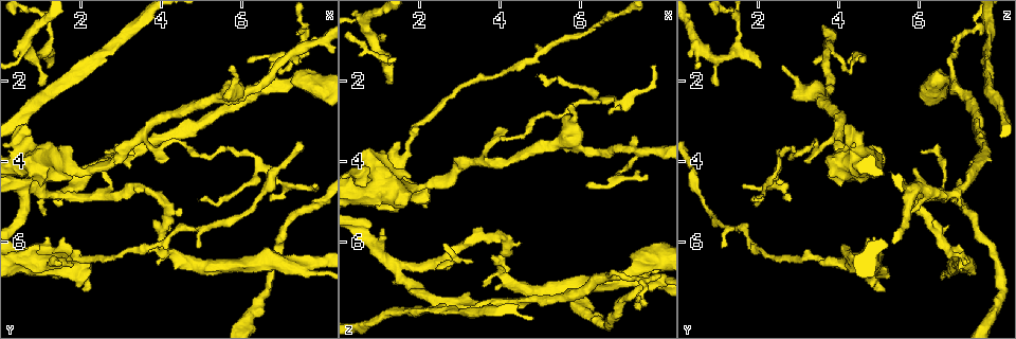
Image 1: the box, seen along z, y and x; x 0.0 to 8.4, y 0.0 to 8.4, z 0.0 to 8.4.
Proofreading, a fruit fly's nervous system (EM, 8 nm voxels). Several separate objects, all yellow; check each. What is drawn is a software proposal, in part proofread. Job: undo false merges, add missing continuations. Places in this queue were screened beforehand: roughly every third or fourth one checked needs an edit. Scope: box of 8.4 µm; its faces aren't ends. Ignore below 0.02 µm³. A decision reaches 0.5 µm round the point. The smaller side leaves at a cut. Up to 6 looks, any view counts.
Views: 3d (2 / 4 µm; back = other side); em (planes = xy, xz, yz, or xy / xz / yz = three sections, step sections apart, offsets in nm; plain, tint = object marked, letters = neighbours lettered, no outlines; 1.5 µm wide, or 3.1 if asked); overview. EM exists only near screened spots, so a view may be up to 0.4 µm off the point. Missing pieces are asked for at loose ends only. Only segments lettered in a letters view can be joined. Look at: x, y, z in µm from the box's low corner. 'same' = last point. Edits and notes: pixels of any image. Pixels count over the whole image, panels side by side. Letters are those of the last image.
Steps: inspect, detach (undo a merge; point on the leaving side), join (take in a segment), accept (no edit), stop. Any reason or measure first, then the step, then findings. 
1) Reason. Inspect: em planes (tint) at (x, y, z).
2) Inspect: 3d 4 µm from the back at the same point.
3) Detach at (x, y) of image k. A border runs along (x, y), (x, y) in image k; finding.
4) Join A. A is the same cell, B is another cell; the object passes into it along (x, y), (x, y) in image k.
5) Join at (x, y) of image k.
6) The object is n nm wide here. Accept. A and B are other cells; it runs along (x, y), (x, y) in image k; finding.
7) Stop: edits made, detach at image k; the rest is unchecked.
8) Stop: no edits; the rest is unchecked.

Thin end. Inspect: em planes (letters) at (6.70, 4.90, 2.90).

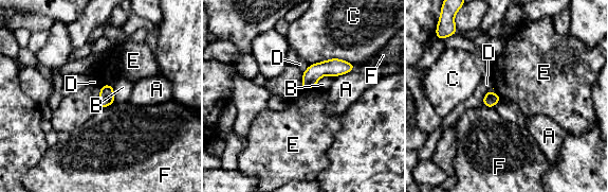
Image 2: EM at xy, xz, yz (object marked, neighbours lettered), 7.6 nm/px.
Accept. A, B, C, D, E and F are other cells; it runs along (350, 67), (323, 68), (305, 86) in image 2; none of them fits.

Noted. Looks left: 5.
Free end. Inspect: em planes (letters) at (5.70, 1.55, 2.65).

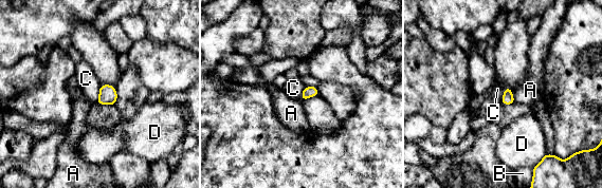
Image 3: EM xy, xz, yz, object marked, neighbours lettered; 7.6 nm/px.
Accept. A, B, C and D are other cells; a border runs along (102, 85), (95, 102) in image 3; none of them fits.

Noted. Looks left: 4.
An open end. Inspect: 3d 4 µm at (1.25, 1.60, 2.05).

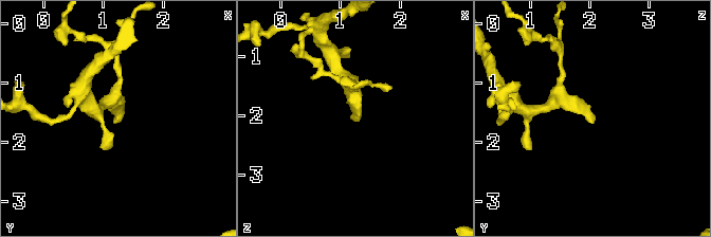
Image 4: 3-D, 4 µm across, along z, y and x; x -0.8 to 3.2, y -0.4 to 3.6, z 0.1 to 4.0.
Now the EM. Inspect: em planes (letters) at (1.20, 1.65, 2.10).

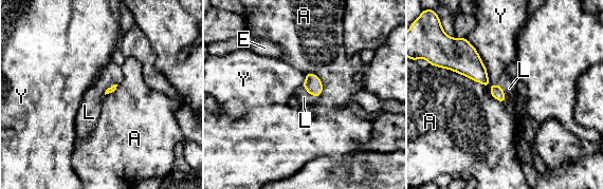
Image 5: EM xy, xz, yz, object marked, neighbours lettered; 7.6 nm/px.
Join L. L is the same cell, A, E and Y are other cells; the object passes into it along (496, 91), (503, 92), (509, 88) in image 5; the neuron continues.

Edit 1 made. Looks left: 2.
Stop: edits made, join at image 5; the rest is unchecked.

